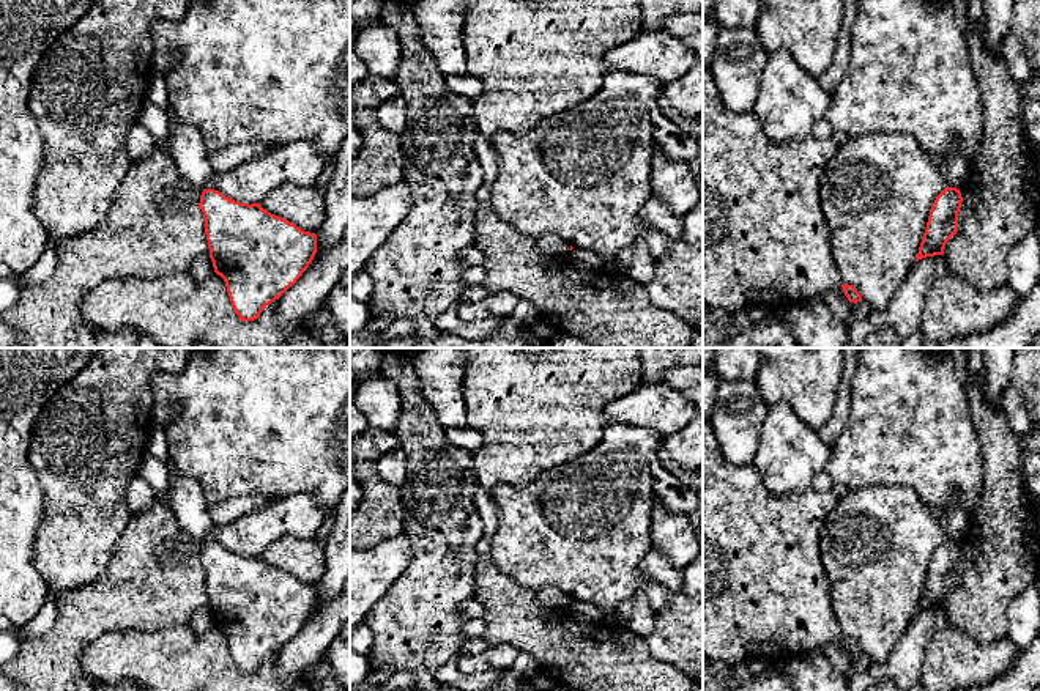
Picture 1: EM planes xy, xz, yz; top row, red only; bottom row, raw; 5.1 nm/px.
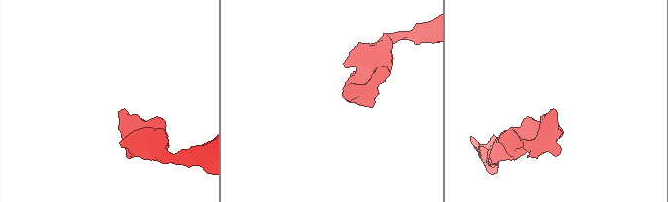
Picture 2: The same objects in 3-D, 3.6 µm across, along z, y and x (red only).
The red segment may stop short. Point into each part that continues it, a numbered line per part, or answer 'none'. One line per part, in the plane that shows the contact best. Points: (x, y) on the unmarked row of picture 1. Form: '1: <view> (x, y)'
none

